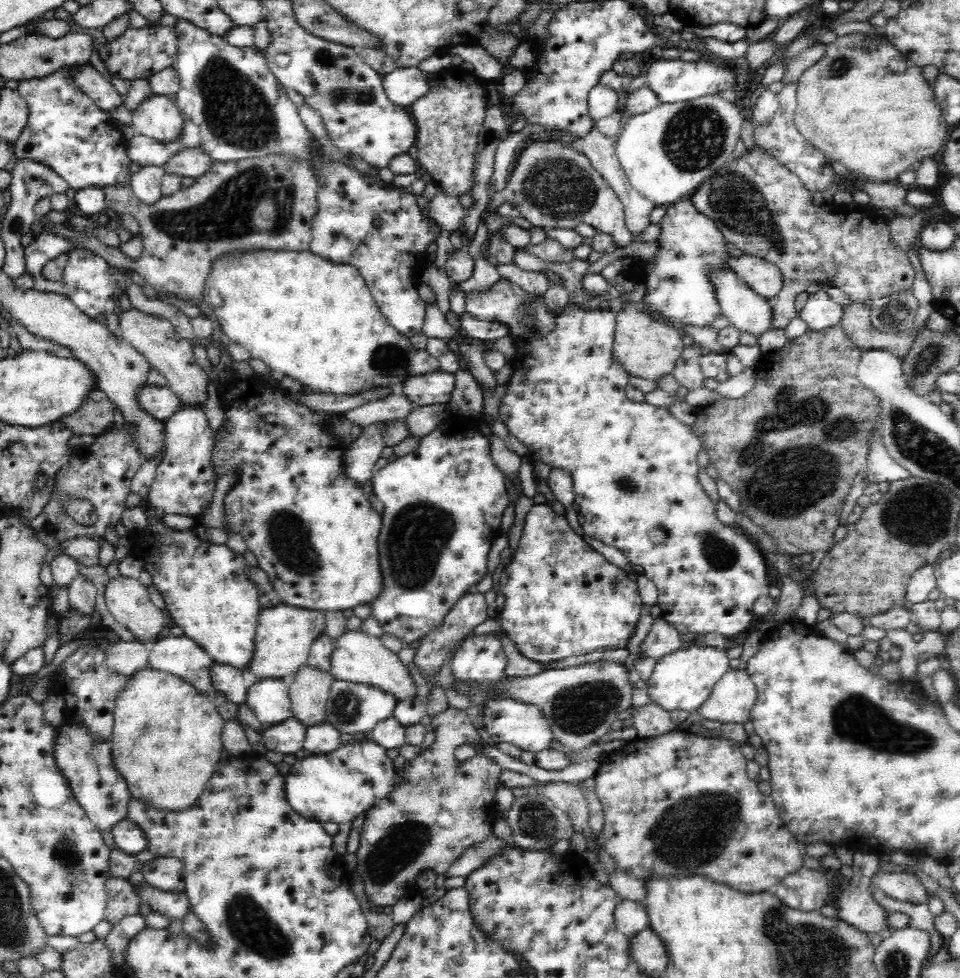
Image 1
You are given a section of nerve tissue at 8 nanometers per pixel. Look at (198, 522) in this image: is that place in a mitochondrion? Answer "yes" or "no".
no

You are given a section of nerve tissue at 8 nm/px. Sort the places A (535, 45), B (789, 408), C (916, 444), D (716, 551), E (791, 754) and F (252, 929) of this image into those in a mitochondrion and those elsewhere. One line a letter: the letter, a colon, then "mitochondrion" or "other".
A: other
B: mitochondrion
C: mitochondrion
D: mitochondrion
E: other
F: mitochondrion

